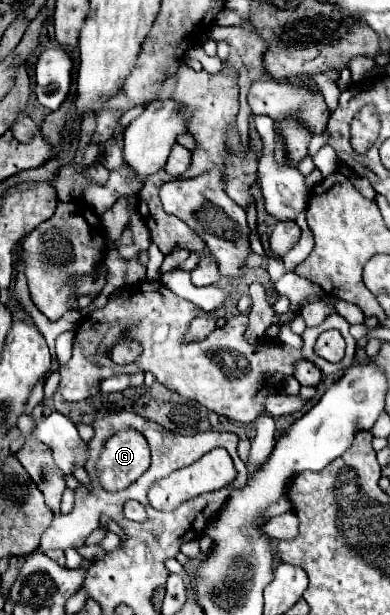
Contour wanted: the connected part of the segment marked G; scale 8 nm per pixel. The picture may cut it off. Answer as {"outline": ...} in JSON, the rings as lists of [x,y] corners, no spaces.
{"outline":[[[122,431],[108,439],[98,459],[98,479],[106,491],[126,489],[150,465],[146,439],[136,431]]]}

